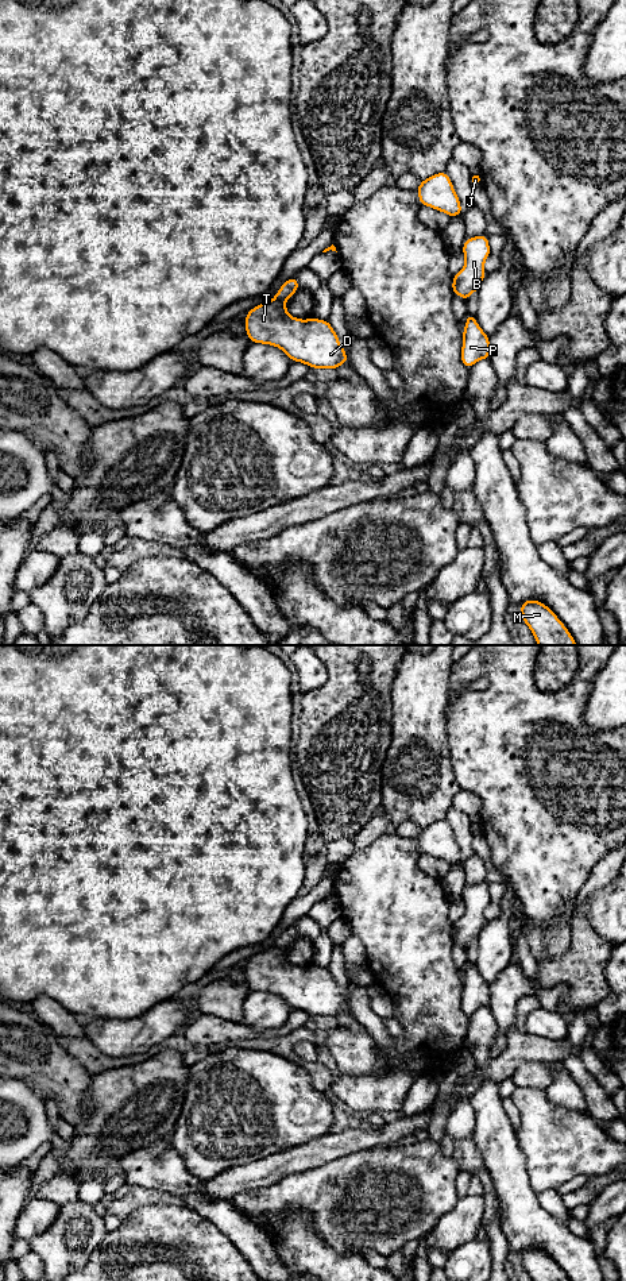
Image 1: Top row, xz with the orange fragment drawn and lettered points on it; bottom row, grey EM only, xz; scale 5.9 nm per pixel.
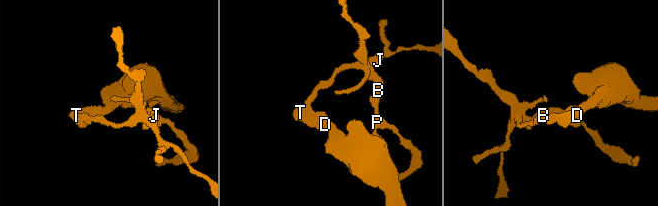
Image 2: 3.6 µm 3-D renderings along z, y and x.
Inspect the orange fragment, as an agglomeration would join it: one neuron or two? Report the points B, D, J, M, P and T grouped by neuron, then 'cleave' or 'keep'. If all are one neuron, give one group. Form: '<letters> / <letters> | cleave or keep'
B J P / D M T | cleave

